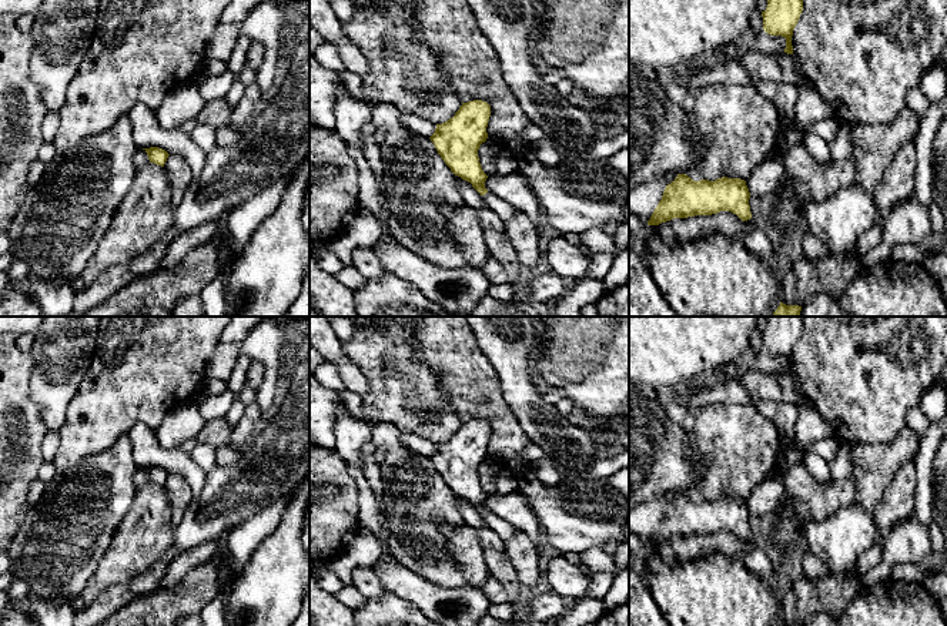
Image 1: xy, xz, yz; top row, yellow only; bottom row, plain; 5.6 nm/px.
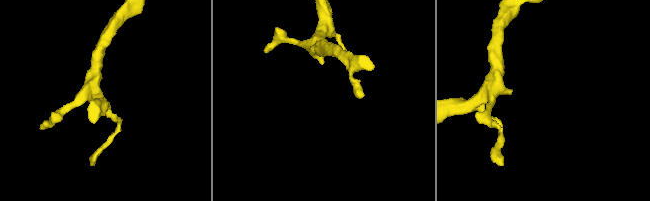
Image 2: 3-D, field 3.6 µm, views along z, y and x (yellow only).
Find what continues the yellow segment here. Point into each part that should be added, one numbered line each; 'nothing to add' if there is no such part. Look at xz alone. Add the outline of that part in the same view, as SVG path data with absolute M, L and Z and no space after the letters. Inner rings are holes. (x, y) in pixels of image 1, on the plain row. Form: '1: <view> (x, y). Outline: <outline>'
1: xz (505, 531). Outline: M491 510L481 516L485 522L485 526L496 532L502 540L506 540L521 532L518 528L515 528L508 520L502 519Z

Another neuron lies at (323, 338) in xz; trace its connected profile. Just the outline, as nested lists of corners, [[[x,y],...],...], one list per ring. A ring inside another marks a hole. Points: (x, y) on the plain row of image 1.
[[[309,317],[309,345],[325,362],[337,368],[345,389],[361,398],[368,395],[369,384],[361,368],[344,355],[341,341],[329,325],[329,317]]]

